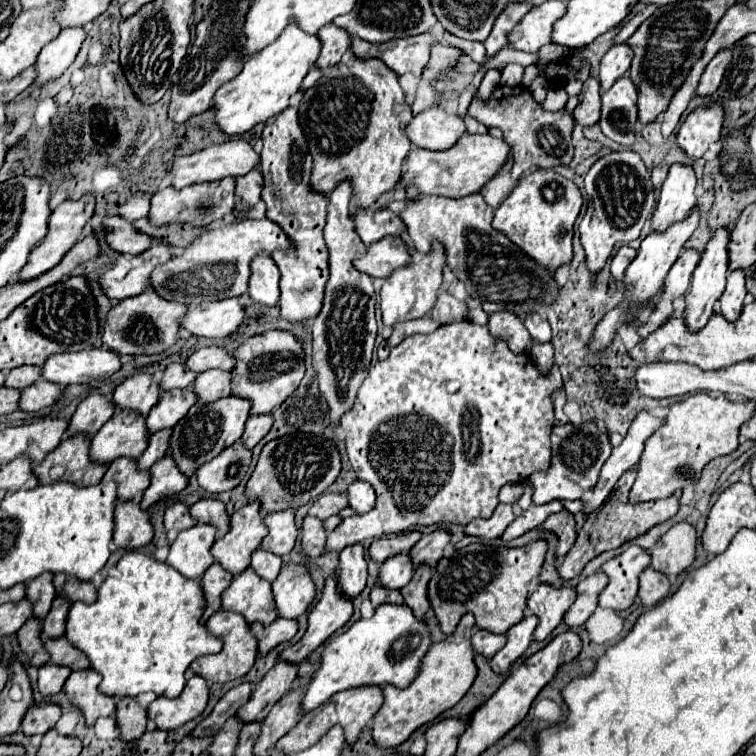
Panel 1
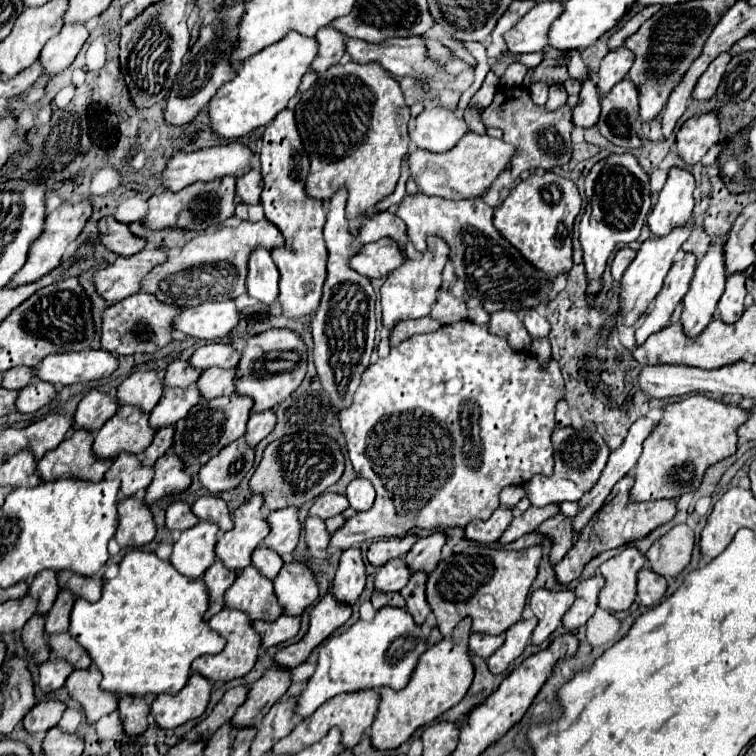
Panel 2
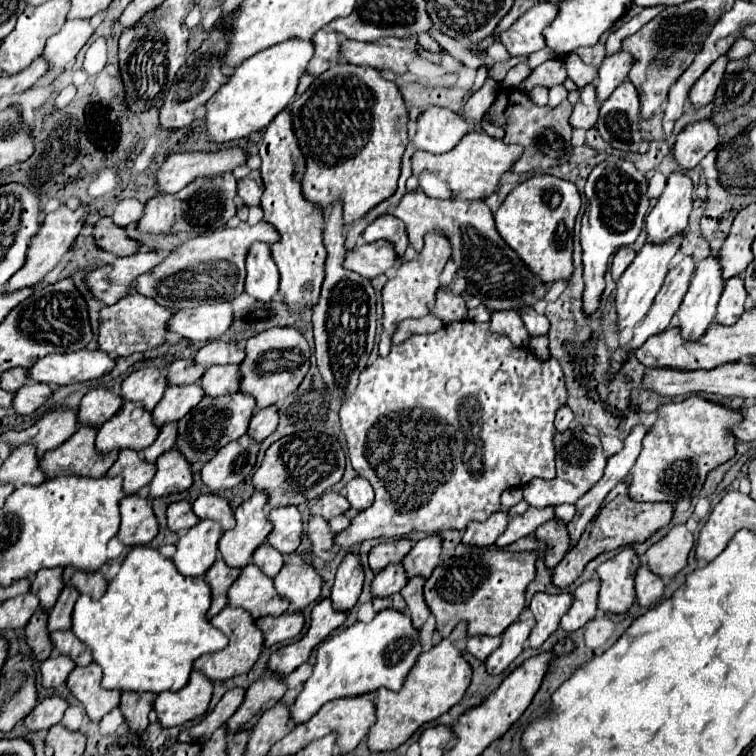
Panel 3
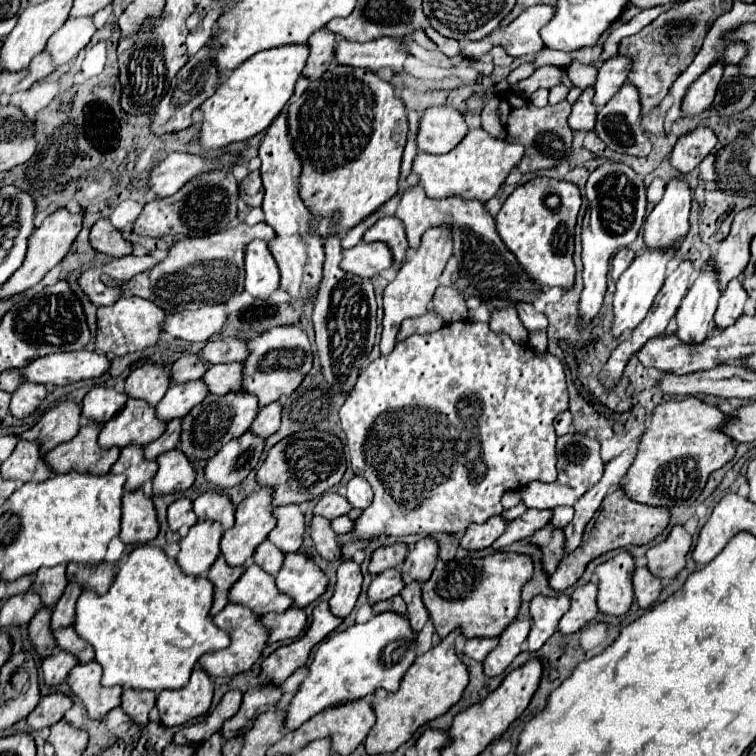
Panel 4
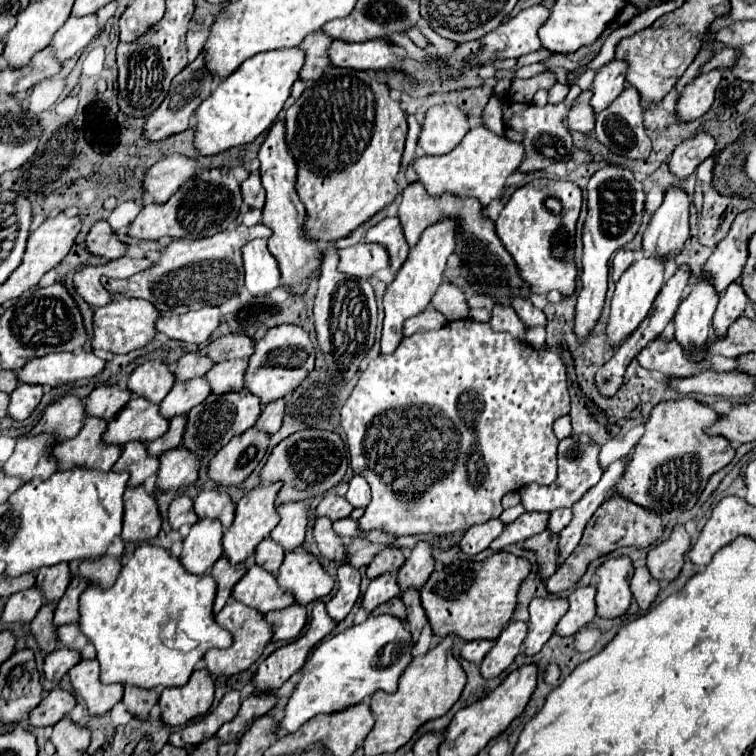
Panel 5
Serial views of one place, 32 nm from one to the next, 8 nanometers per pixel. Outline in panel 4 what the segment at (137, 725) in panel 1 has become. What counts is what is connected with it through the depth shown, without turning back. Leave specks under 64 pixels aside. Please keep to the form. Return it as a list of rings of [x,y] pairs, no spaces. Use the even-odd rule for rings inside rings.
[[[128,688],[122,694],[122,706],[124,712],[140,726],[148,722],[148,712],[154,708],[158,694],[156,692],[144,692],[144,690],[134,690]]]

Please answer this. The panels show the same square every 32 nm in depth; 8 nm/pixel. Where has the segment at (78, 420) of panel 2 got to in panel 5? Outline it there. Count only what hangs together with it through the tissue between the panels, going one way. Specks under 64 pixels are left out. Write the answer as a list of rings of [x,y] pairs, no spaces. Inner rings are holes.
[[[98,386],[86,400],[86,414],[98,416],[102,420],[114,418],[132,398],[132,392],[128,388],[120,386]]]

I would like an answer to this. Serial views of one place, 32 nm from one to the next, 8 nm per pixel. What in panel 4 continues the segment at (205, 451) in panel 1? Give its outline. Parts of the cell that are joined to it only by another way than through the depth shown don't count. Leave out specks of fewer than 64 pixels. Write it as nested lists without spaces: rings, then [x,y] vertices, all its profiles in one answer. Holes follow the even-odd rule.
[[[240,390],[240,392],[230,392],[224,396],[214,396],[208,394],[204,398],[202,404],[198,404],[196,408],[192,408],[182,422],[182,438],[180,438],[180,450],[186,452],[188,458],[192,458],[198,464],[204,464],[206,460],[210,460],[224,444],[228,444],[232,438],[244,434],[246,430],[250,430],[254,418],[258,416],[260,406],[256,396],[250,396],[248,392]]]

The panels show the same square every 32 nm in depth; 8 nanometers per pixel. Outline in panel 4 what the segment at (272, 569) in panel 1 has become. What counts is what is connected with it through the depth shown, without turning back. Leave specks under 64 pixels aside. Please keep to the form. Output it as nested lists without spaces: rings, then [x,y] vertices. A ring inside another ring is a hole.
[[[264,540],[264,542],[256,548],[256,552],[254,552],[254,562],[256,562],[262,570],[266,570],[268,574],[276,576],[278,570],[282,568],[284,552],[282,552],[278,546],[274,546],[270,540]]]

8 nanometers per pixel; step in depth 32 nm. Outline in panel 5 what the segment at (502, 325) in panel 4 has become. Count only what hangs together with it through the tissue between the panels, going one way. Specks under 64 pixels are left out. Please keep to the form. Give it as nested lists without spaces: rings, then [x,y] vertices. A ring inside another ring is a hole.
[[[504,304],[494,306],[490,326],[496,332],[508,332],[508,334],[512,334],[516,338],[524,338],[524,332],[526,332],[526,326],[522,324],[522,320],[514,312],[514,308],[504,306]]]

